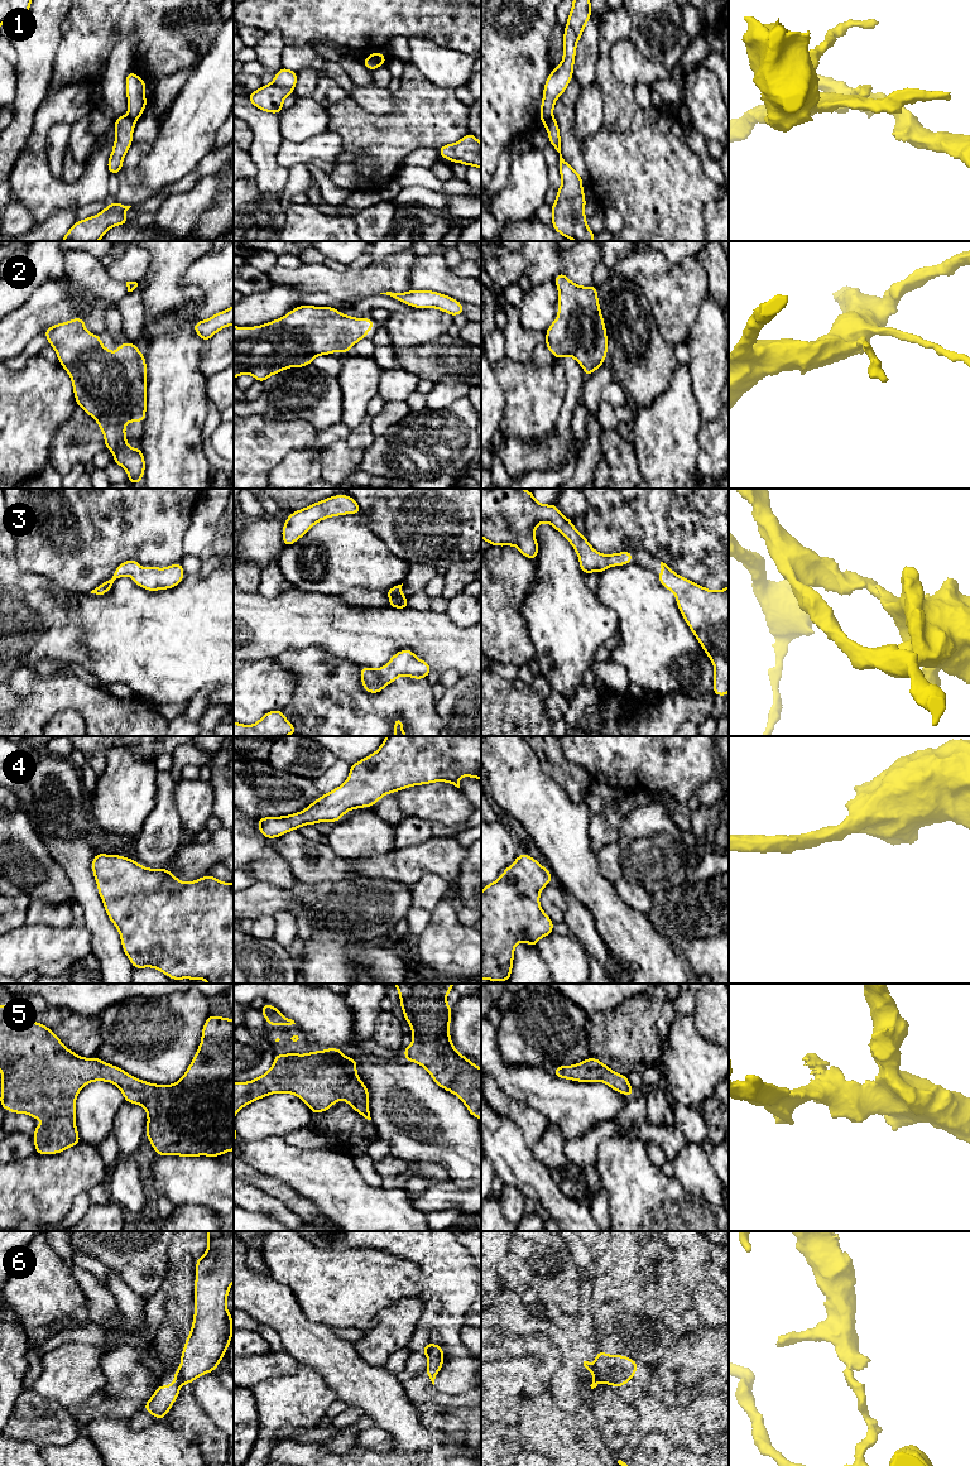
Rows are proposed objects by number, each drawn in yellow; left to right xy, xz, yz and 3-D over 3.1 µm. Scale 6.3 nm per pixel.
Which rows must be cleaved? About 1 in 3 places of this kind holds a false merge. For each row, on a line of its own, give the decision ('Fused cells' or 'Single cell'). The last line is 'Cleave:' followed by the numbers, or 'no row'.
1: Fused cells
2: Single cell
3: Single cell
4: Single cell
5: Single cell
6: Fused cells
Cleave: 1, 6

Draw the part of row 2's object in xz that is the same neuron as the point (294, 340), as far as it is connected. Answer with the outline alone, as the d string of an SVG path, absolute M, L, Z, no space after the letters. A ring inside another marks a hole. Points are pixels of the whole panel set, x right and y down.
M299 306L288 312L284 317L255 327L234 326L234 378L242 374L251 374L256 381L264 383L270 375L278 374L288 367L302 367L313 362L320 355L331 355L335 351L346 354L361 338L368 338L370 327L375 327L371 318L352 318L350 314L341 314L337 308Z

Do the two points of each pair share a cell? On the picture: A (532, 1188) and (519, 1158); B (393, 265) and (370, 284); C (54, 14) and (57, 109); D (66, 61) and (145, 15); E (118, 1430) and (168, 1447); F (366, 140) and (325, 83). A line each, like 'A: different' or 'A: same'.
A: same
B: same
C: different
D: same
E: same
F: different

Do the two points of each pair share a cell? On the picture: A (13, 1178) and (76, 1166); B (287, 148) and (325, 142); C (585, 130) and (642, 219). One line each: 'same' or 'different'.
A: same
B: same
C: different

